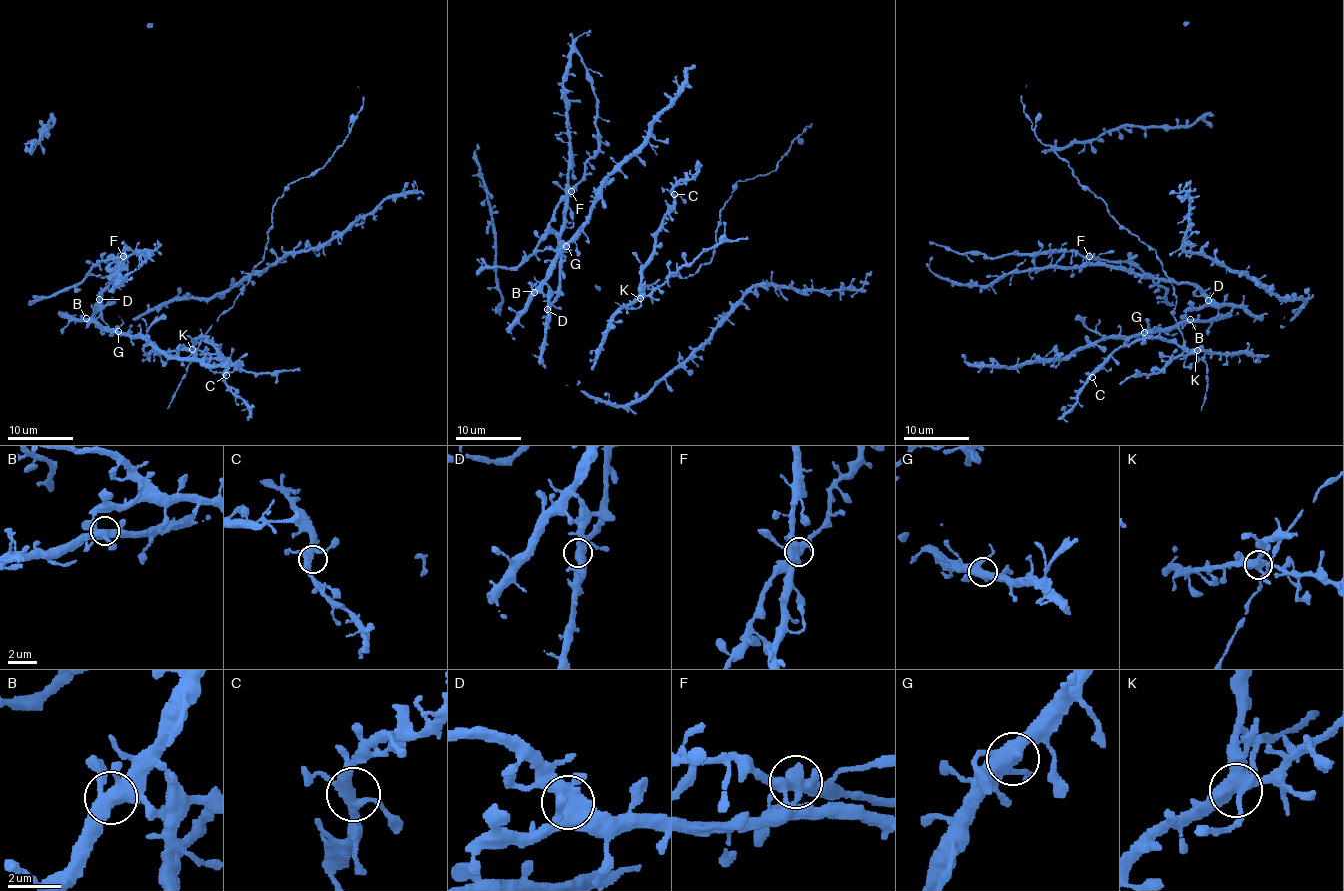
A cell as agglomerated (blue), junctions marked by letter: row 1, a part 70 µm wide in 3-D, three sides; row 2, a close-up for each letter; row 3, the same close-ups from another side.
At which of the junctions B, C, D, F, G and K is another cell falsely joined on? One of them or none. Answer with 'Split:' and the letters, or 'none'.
Split: none

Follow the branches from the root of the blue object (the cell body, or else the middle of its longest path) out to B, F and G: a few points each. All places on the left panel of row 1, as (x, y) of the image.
B: (144, 340), (112, 333), (86, 318)
F: (144, 340), (112, 333), (97, 320), (100, 317), (100, 296), (112, 283), (112, 274), (123, 257)
G: (144, 340), (125, 336), (118, 331)

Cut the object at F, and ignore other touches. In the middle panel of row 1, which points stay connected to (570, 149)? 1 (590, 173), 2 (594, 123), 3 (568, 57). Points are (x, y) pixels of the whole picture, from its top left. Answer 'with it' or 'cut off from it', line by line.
1: cut off from it
2: cut off from it
3: with it

